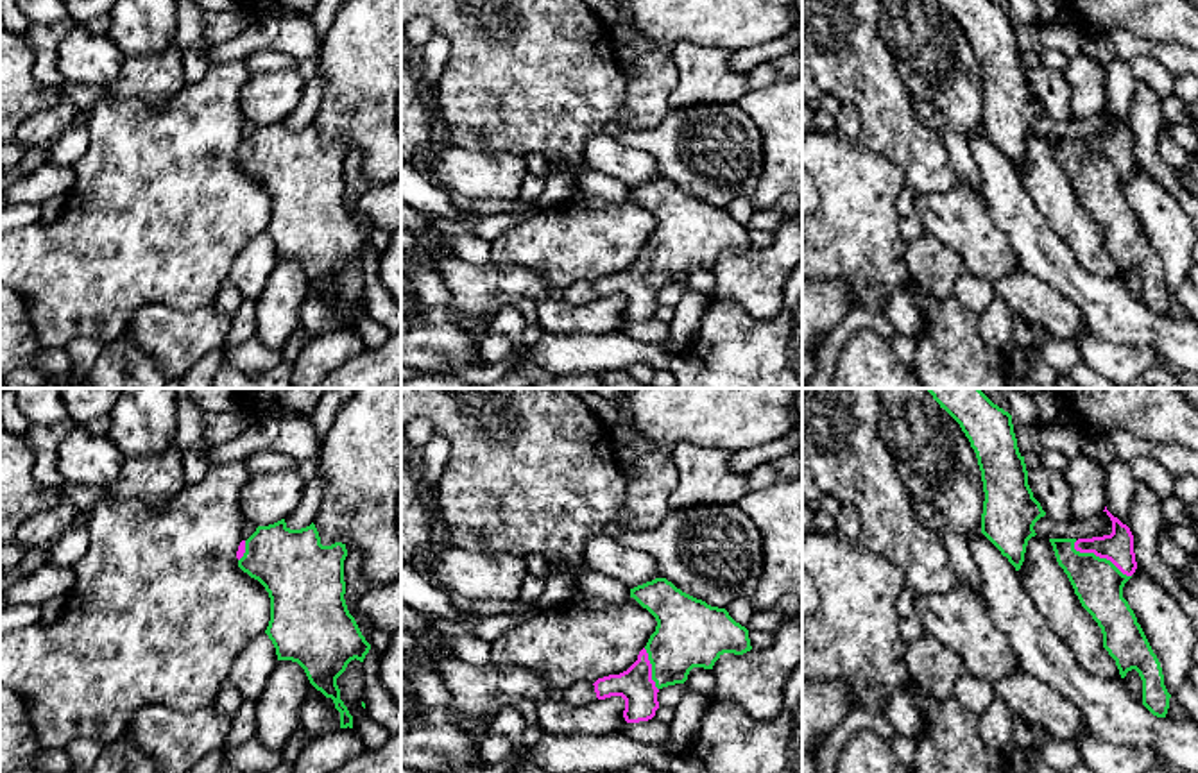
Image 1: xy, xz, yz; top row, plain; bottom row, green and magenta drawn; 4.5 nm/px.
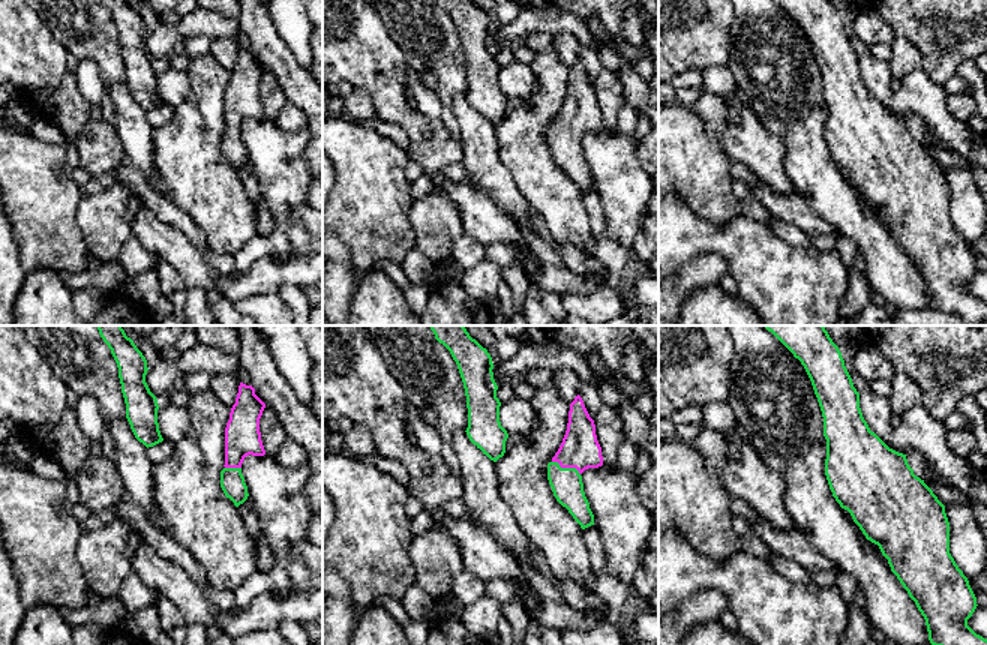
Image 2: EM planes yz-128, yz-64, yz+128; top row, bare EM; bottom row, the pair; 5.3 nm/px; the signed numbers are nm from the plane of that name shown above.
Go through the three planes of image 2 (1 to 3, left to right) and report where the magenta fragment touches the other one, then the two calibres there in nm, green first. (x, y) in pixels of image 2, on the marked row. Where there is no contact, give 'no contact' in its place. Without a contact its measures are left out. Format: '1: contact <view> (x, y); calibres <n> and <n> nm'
1: contact yz-128 (233, 468); calibres 130 and 190 nm
2: contact yz-64 (567, 468); calibres 170 and 200 nm
3: no contact

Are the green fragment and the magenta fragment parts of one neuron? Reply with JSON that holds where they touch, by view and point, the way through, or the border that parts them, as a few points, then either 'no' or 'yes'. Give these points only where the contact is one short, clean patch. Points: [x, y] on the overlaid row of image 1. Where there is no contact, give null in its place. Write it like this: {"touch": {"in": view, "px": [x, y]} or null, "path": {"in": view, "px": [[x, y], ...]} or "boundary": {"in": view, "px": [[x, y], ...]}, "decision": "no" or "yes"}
{"touch": {"in": "yz", "px": [1098, 557]}, "path": {"in": "yz", "px": [[1098, 584], [1098, 557], [1107, 557], [1118, 546]]}, "decision": "yes"}

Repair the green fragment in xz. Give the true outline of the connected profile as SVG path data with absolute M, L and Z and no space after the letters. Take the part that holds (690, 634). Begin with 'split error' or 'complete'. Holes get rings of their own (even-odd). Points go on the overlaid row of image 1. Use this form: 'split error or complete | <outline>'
split error | M666 578L630 589L630 598L655 617L655 632L627 671L593 684L598 700L625 700L627 723L652 719L659 709L657 692L684 684L693 667L713 669L723 653L752 650L749 630L725 608L682 592Z

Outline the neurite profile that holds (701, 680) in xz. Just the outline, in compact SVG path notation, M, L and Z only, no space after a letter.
M693 667L688 675L689 687L702 694L702 696L713 696L715 691L715 676L711 669L704 667Z

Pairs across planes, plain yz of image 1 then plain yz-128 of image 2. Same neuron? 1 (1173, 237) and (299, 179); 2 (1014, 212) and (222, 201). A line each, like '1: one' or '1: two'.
1: one
2: two

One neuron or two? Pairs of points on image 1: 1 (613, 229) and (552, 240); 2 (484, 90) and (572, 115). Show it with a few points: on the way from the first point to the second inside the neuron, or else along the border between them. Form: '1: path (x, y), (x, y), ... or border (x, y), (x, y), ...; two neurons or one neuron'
1: path (598, 237), (566, 240); one neuron
2: path (505, 90), (543, 90), (550, 97); one neuron

